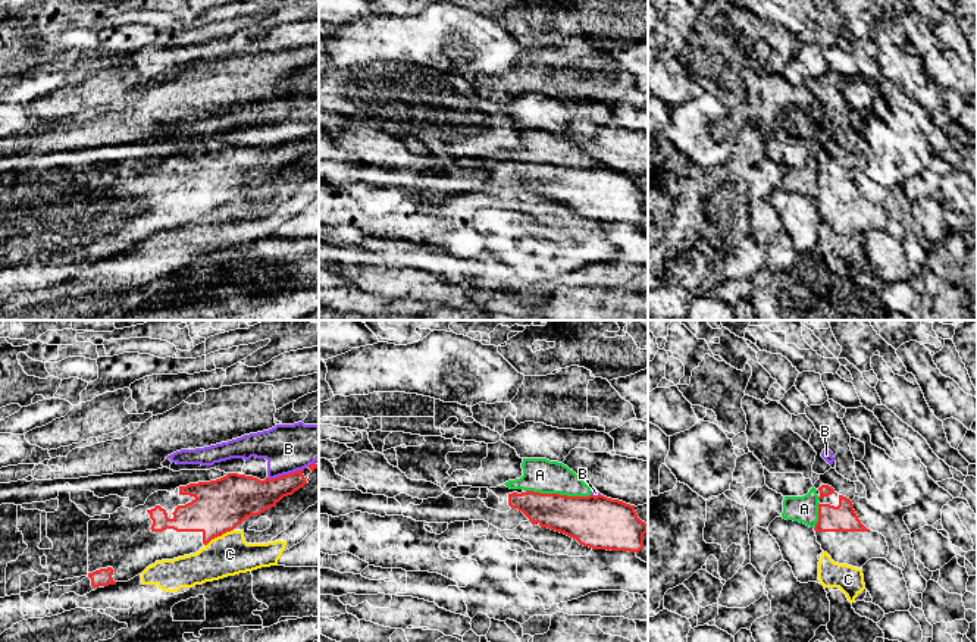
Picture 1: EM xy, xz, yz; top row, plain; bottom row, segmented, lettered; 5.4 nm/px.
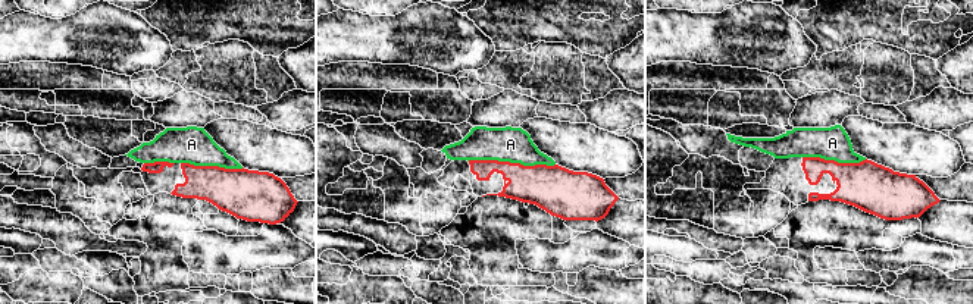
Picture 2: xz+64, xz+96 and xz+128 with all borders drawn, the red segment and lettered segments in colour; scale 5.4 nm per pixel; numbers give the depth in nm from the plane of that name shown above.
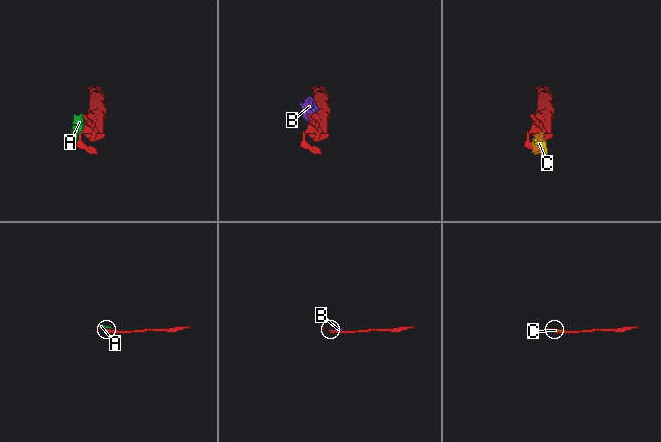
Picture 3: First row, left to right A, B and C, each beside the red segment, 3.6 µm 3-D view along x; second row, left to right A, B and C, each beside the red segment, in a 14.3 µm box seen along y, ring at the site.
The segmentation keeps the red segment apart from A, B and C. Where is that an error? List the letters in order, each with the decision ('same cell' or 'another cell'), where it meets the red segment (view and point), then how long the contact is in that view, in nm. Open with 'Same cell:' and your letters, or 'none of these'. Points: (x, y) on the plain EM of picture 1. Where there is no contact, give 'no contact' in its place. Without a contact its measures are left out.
Same cell: none of these
A: another cell | xz (559, 165) | 360 nm
B: another cell | xy (291, 144) | 280 nm
C: another cell | xy (218, 206) | 180 nm

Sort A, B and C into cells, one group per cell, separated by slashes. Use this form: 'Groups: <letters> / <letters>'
Groups: A B / C

